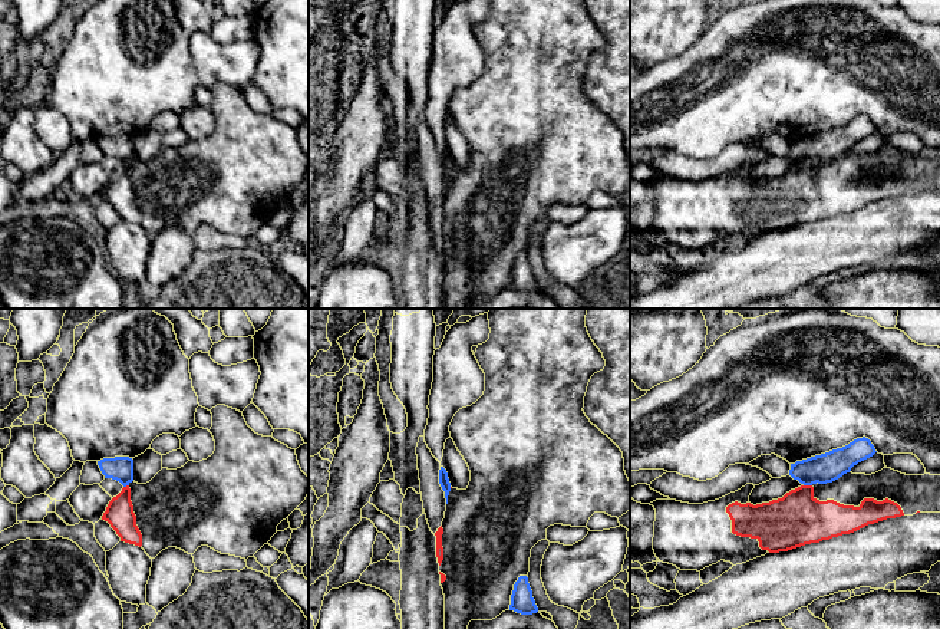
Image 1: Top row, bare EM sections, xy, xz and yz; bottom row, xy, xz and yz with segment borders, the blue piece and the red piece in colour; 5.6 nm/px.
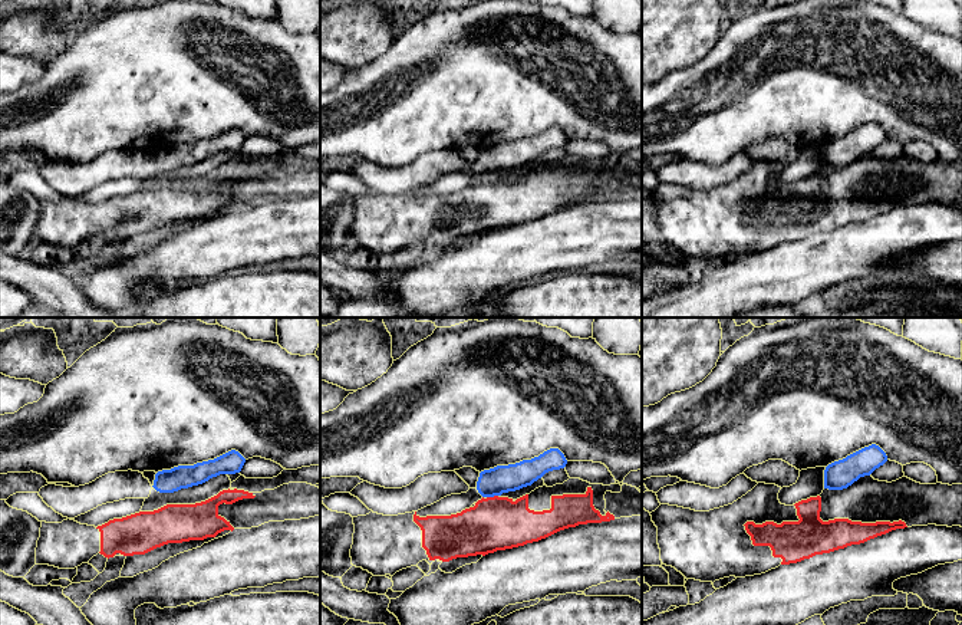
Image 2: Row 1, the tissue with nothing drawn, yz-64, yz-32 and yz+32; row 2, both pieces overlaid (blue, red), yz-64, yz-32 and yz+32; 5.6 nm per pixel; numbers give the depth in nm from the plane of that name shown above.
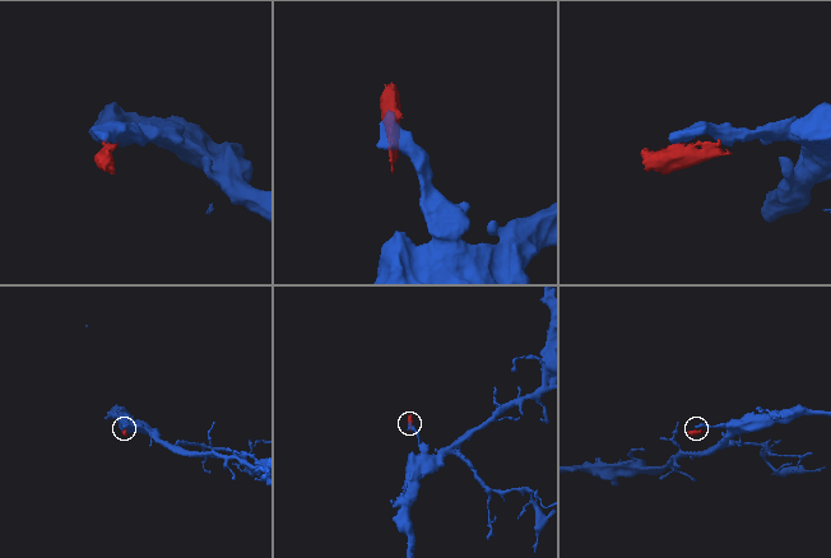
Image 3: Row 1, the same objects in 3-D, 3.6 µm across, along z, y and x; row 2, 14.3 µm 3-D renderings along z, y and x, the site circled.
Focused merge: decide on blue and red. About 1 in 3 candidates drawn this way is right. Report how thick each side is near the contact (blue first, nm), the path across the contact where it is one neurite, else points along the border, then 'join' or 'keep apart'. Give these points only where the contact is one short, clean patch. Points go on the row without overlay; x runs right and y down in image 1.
160/300 nm | along yz (804, 162), (811, 164) | keep apart

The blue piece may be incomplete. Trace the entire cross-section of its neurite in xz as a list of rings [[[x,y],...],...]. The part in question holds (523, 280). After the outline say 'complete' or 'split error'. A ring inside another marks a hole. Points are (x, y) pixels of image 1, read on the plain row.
[[[520,254],[515,260],[509,289],[521,293],[532,293],[538,290],[527,254]]]; complete

